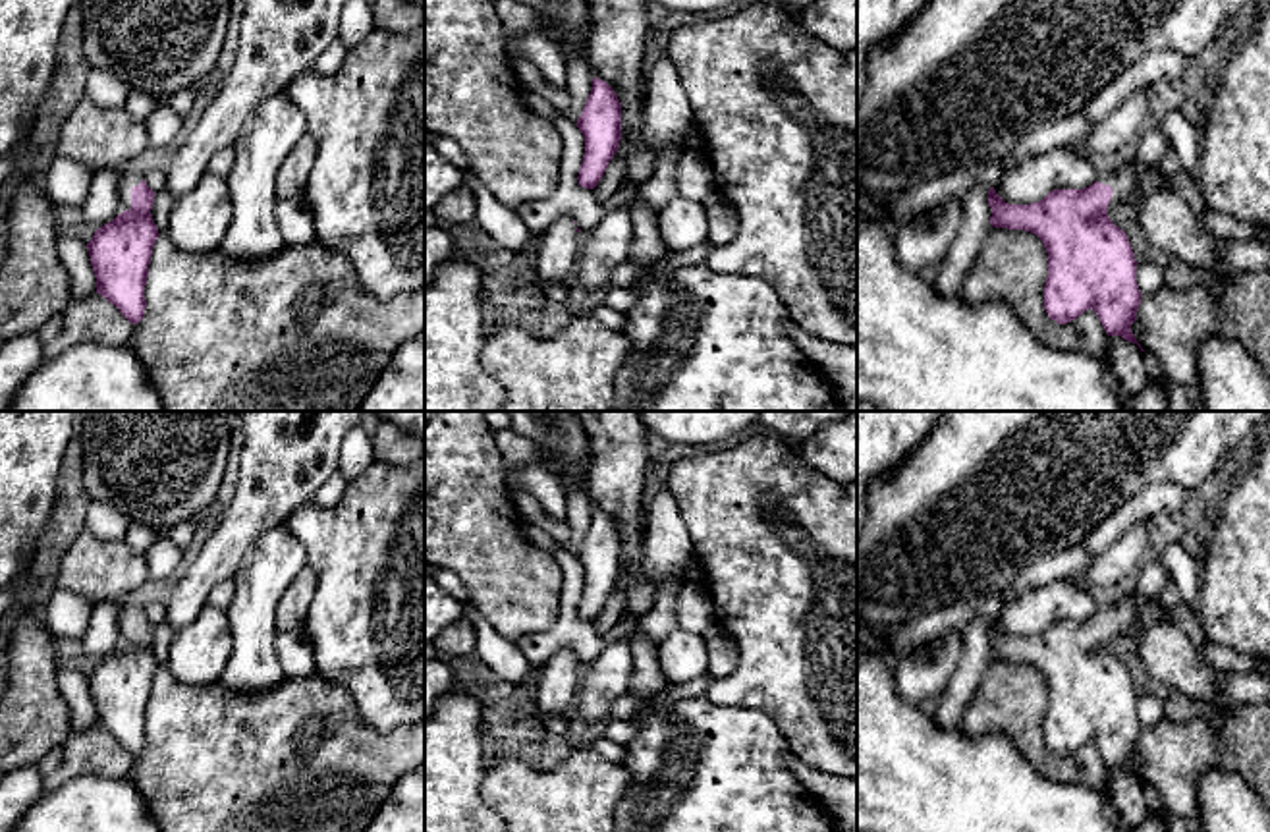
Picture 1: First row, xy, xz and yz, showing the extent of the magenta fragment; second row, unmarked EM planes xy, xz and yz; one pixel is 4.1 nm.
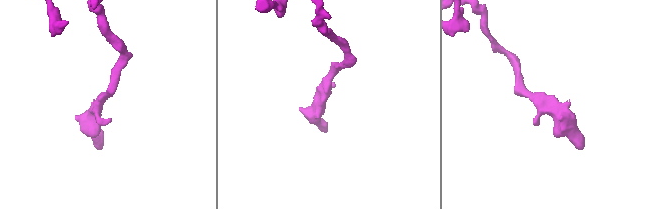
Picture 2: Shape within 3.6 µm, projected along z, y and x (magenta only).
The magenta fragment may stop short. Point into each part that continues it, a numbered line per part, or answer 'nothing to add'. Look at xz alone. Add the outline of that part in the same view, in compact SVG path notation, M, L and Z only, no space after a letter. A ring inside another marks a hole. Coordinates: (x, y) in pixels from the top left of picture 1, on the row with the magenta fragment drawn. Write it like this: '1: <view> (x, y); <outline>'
1: xz (558, 253); M562 216L542 234L535 263L542 284L564 284L573 272L583 241L583 232L577 228L571 216Z

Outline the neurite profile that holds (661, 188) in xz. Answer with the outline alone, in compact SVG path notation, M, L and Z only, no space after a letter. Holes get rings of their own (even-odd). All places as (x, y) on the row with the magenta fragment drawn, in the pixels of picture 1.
M681 145L662 149L656 154L652 178L641 187L641 199L656 214L677 195L674 172L683 151Z

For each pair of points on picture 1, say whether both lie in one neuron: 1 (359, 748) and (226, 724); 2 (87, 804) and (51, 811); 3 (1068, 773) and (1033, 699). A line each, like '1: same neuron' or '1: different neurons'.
1: same neuron
2: same neuron
3: same neuron

